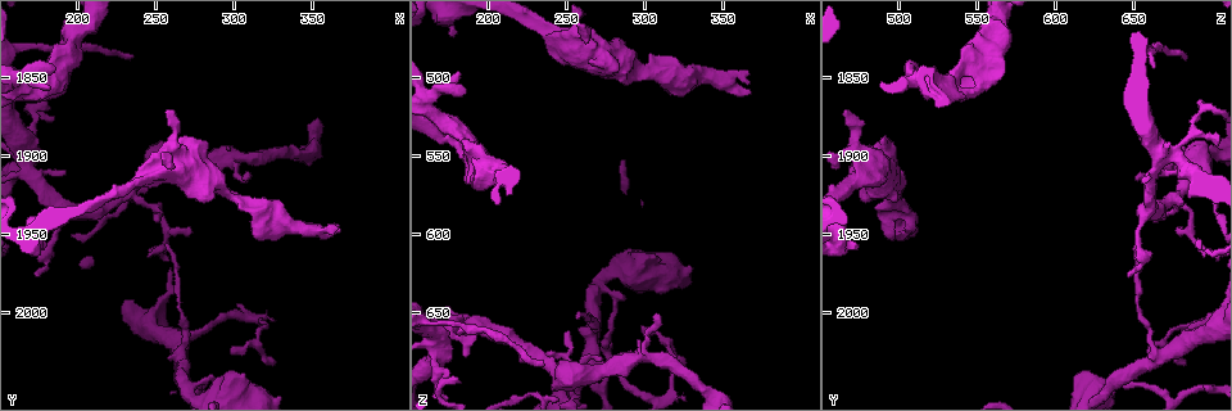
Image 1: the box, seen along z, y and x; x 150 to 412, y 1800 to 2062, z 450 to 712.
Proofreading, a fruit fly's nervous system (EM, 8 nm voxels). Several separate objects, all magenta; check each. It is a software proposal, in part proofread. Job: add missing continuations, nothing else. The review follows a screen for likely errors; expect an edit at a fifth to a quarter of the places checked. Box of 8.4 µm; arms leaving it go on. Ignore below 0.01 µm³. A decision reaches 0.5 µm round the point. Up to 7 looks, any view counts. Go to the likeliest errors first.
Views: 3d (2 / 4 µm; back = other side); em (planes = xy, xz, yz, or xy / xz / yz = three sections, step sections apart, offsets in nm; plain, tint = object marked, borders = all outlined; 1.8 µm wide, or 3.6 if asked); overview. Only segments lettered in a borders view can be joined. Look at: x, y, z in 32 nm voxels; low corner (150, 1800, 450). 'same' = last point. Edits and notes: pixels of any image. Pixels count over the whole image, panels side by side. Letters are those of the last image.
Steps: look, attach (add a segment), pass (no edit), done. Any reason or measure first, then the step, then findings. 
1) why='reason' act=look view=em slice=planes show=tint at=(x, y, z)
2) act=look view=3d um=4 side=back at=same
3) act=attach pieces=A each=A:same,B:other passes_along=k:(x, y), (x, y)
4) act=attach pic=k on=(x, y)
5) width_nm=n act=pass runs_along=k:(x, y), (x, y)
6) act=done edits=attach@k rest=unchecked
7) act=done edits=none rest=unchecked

why='thin neck' act=look view=em slice=planes show=plain at=(202, 1818, 566)

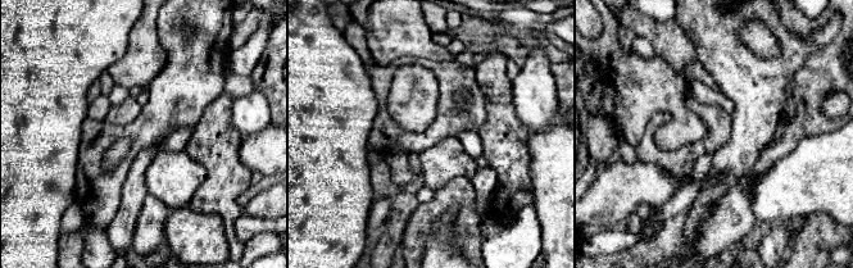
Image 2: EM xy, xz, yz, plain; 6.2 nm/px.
act=look view=em slice=planes show=borders at=same

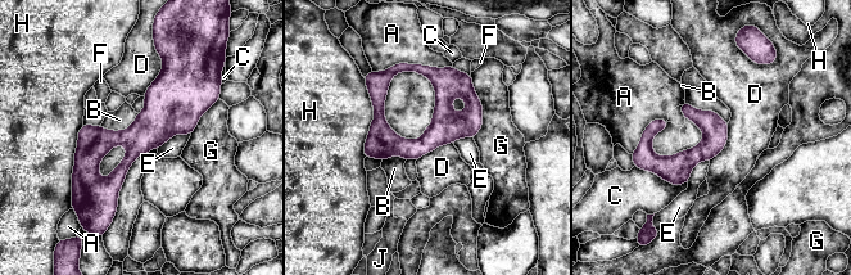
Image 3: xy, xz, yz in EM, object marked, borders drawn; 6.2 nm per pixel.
act=pass each=A:other,B:other,C:other,D:other,E:other,F:other,G:other,H:other,J:other border=3:(157, 147), (132, 162), (109, 225) found='none of them fits'

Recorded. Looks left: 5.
why='thick end' act=look view=3d um=2 at=(178, 1960, 472)

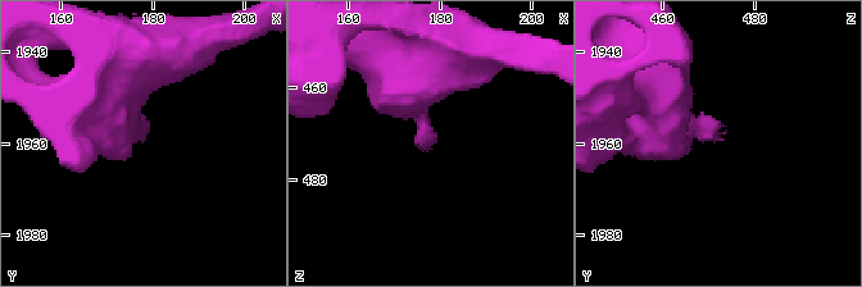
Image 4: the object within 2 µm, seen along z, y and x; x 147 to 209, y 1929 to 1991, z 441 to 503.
why='now the EM' act=look view=em slice=planes show=borders at=(177, 1959, 473)

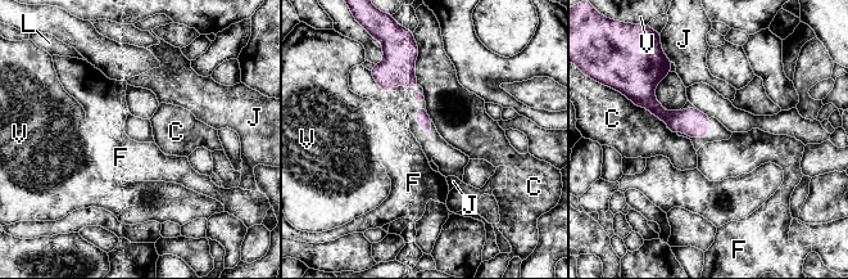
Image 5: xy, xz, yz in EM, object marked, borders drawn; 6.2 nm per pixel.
act=pass each=C:other,F:other,J:other,L:other,V:other border=5:(711, 117), (707, 136), (678, 134) found='none of them fits'

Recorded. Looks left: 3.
why='small branch off a trunk' act=look view=3d um=4 at=(256, 1902, 476)

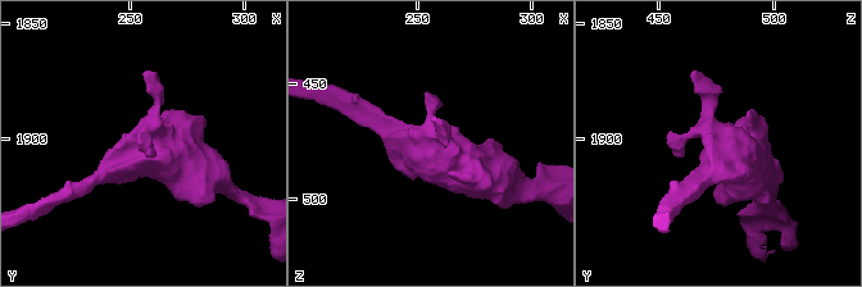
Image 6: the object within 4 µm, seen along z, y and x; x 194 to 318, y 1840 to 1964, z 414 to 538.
act=look view=em um=3.6 slice=xy step=16 show=borders at=(257, 1901, 477)

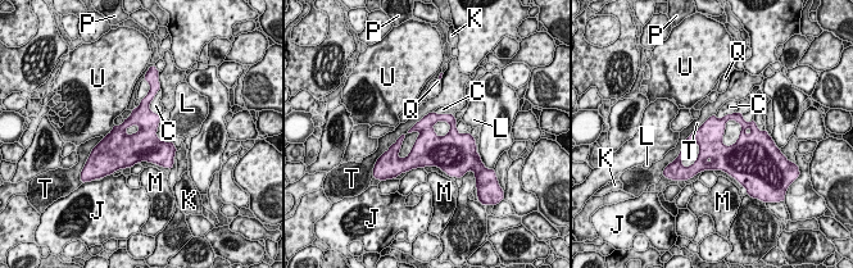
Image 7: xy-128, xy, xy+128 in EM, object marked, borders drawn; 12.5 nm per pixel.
width_nm=340 act=pass each=C:other,J:other,K:other,L:other,M:other,P:other,Q:other,T:other,U:other border=7:(434, 110), (416, 122), (386, 151) found='no lettered segment goes on from it'

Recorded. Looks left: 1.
act=done edits=none rest=unchecked

